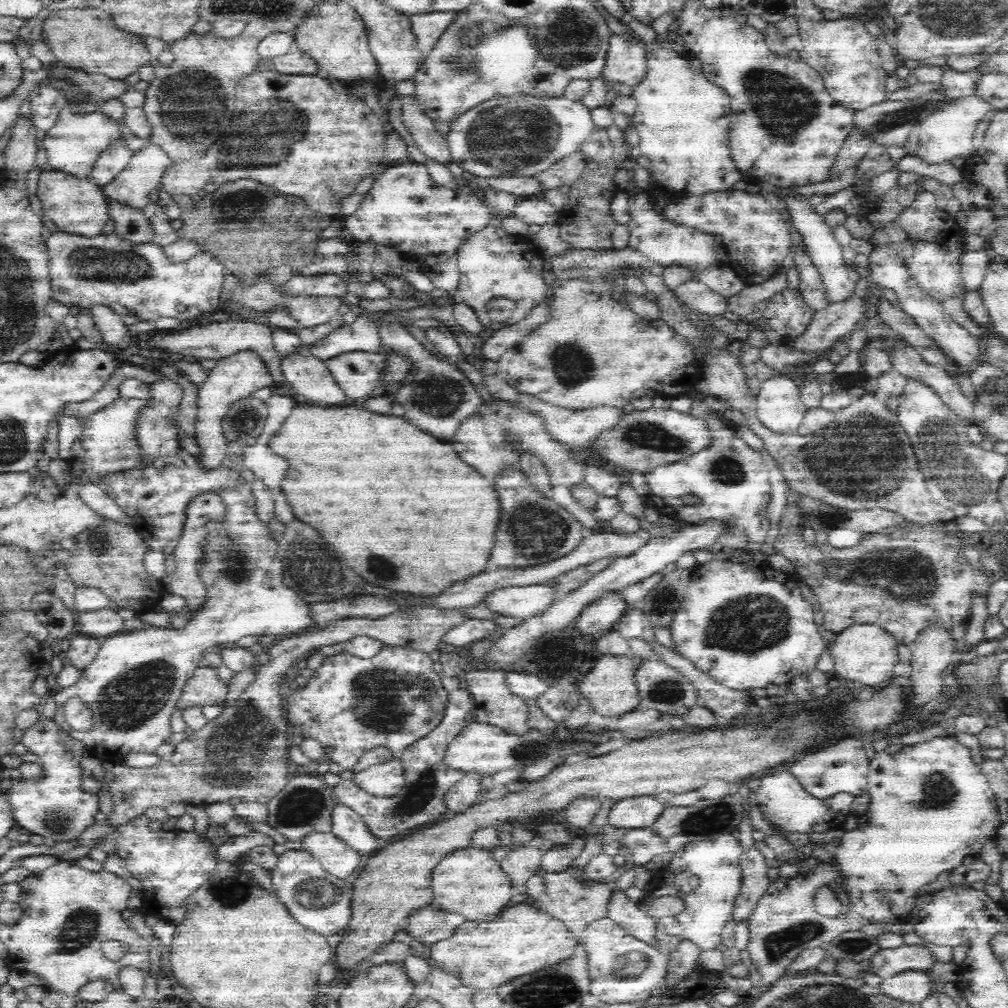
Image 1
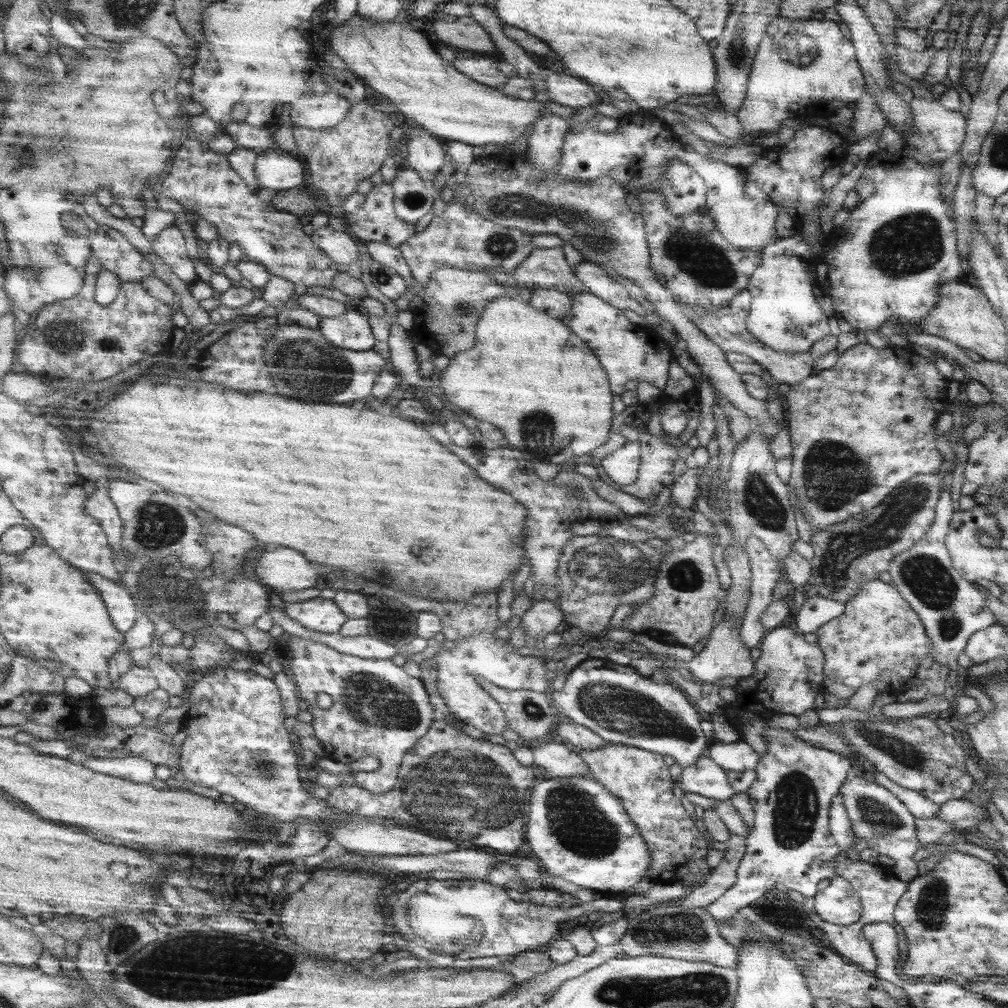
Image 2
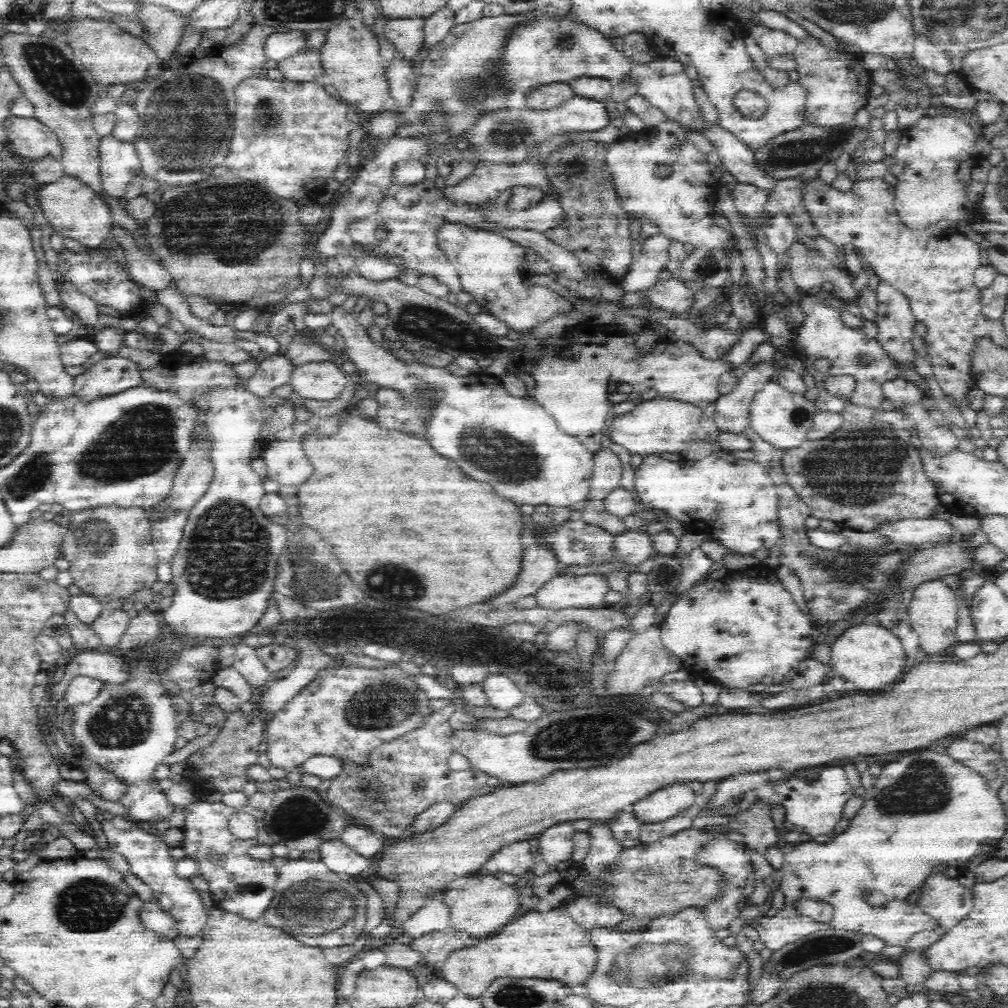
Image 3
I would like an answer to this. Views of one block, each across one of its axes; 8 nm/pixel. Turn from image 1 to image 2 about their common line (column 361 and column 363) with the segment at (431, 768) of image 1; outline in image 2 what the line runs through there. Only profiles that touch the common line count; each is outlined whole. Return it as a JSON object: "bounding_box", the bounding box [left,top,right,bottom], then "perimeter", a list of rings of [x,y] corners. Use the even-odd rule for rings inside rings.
{"bounding_box":[327,718,537,856],"perimeter":[[[437,718],[437,720],[433,722],[429,734],[427,734],[425,738],[421,738],[421,742],[417,742],[411,752],[407,752],[405,762],[403,762],[401,772],[399,772],[399,782],[397,782],[397,786],[395,786],[391,792],[387,792],[387,794],[373,794],[373,792],[369,792],[367,788],[363,788],[363,786],[355,780],[355,776],[343,774],[343,784],[341,784],[339,788],[335,788],[335,790],[329,794],[327,802],[331,802],[331,806],[335,806],[337,810],[341,810],[341,814],[345,814],[345,816],[361,816],[361,818],[365,818],[365,820],[377,820],[377,822],[379,822],[379,820],[387,820],[387,824],[407,826],[407,828],[411,828],[411,830],[425,832],[425,834],[437,834],[437,838],[449,838],[449,840],[455,840],[455,842],[471,842],[469,846],[473,846],[473,844],[475,844],[475,846],[483,846],[485,852],[487,852],[487,850],[491,850],[491,852],[499,850],[499,854],[515,856],[515,850],[517,850],[517,854],[519,854],[519,848],[521,848],[523,840],[527,838],[527,824],[529,824],[529,812],[531,812],[531,804],[527,804],[527,794],[533,794],[533,790],[535,790],[535,786],[537,786],[537,780],[535,780],[537,776],[535,776],[535,774],[537,774],[537,768],[523,766],[523,764],[515,758],[515,752],[509,750],[509,746],[501,746],[501,744],[497,744],[497,742],[489,742],[487,736],[485,736],[485,738],[471,738],[471,736],[467,736],[467,734],[461,732],[461,726],[455,728],[453,724],[445,722],[443,718]]]}

